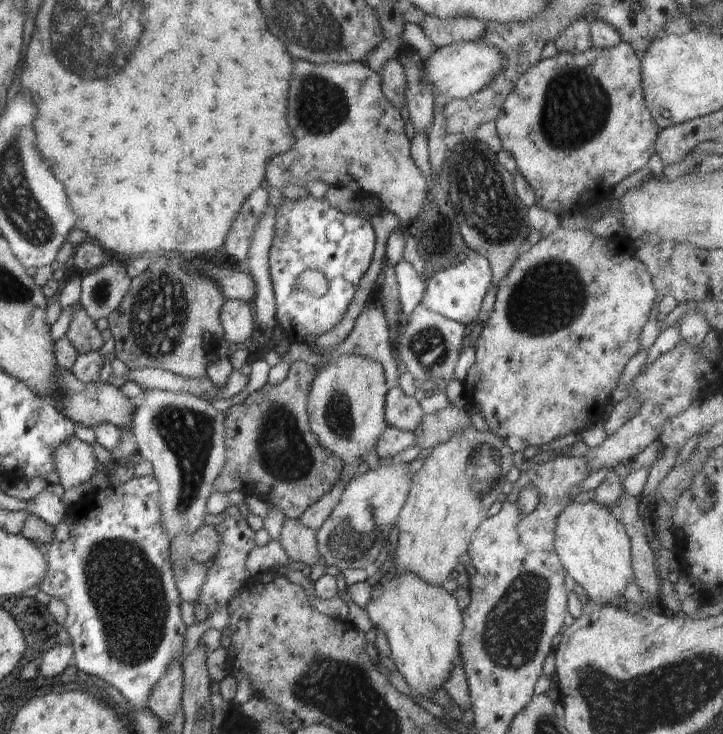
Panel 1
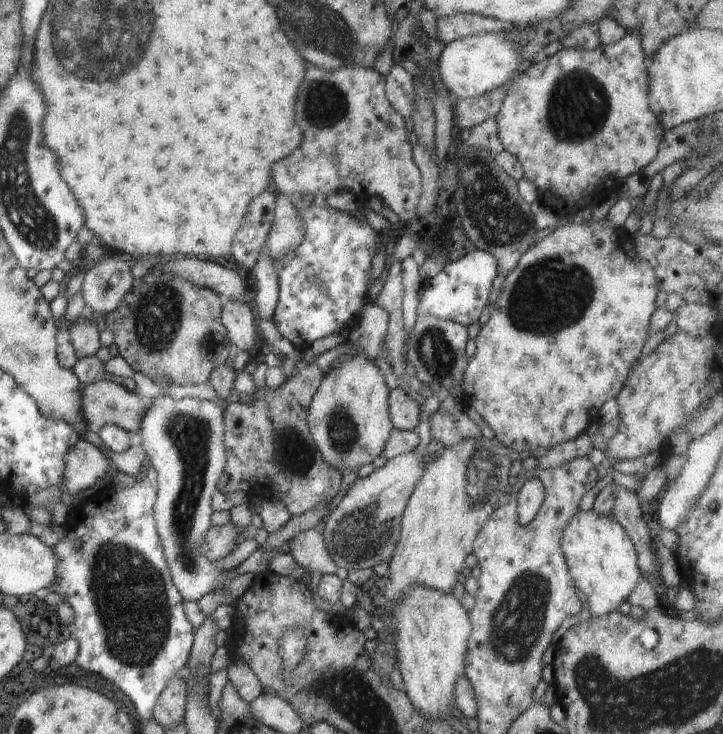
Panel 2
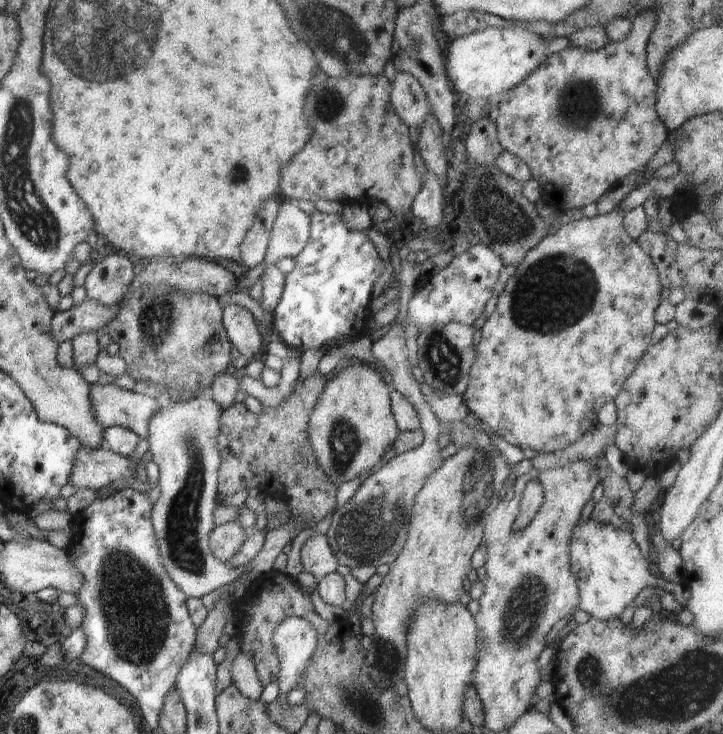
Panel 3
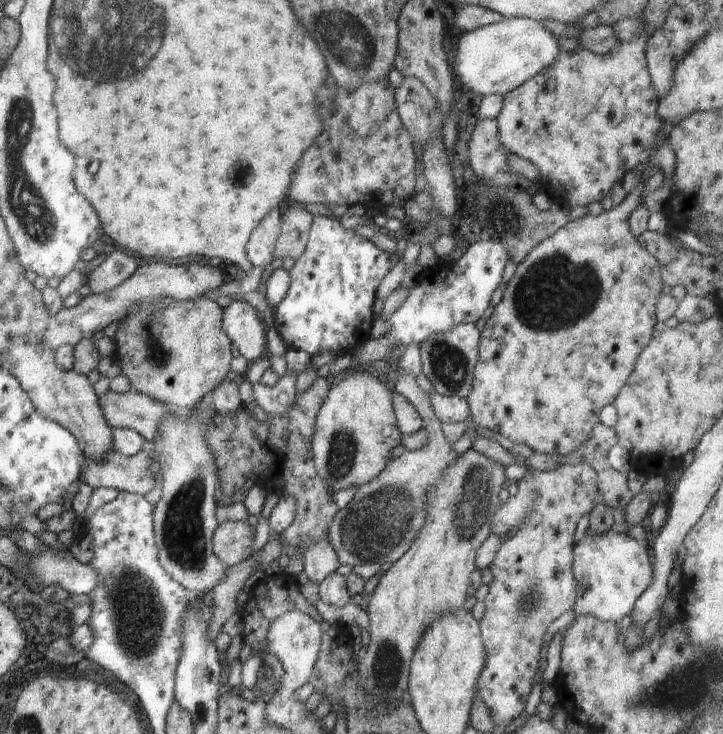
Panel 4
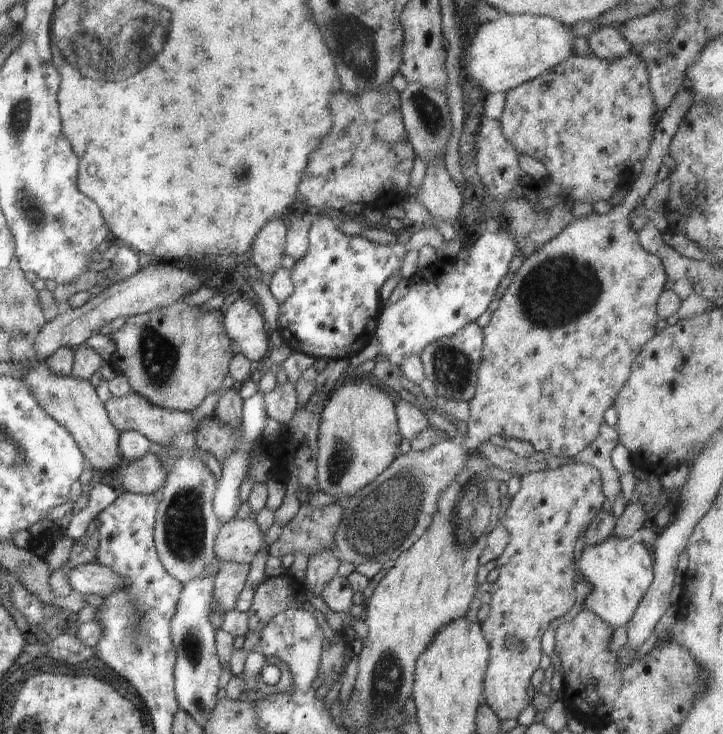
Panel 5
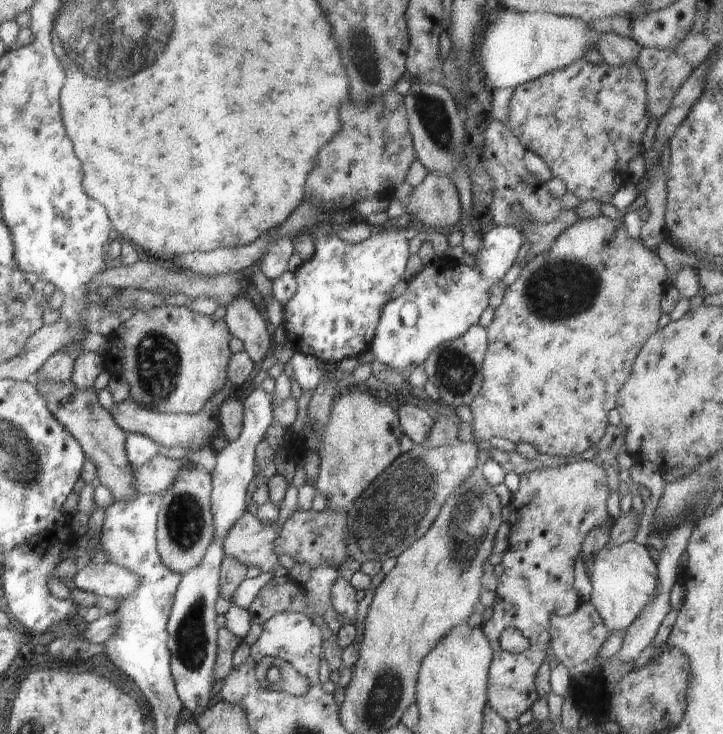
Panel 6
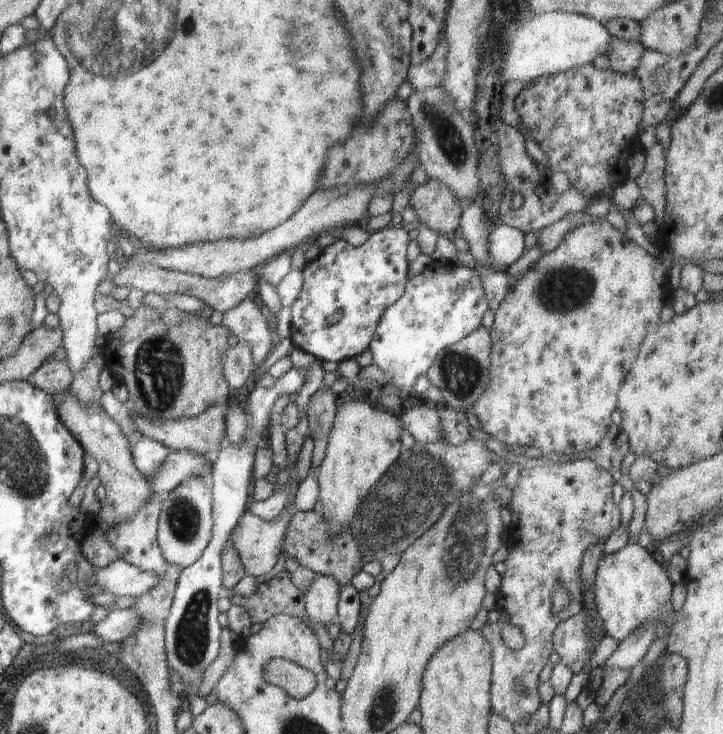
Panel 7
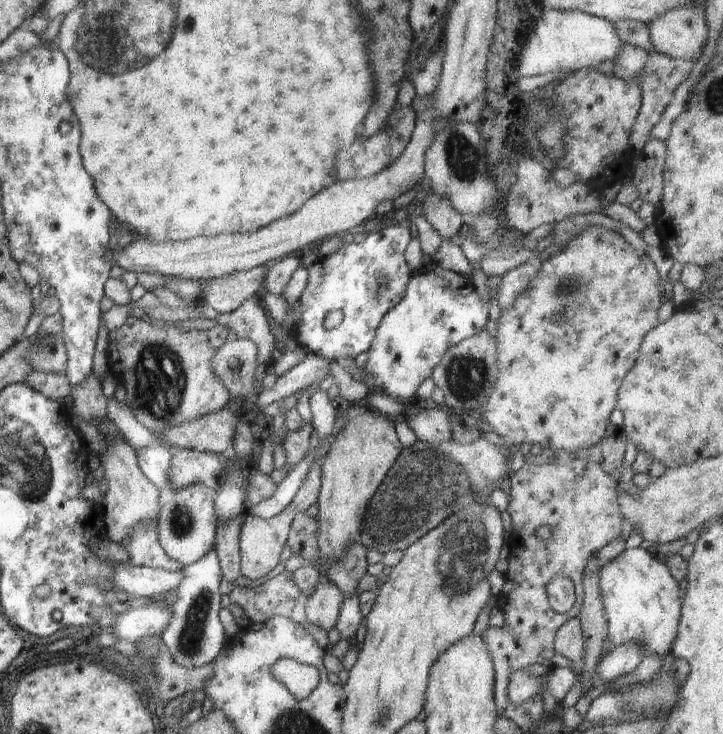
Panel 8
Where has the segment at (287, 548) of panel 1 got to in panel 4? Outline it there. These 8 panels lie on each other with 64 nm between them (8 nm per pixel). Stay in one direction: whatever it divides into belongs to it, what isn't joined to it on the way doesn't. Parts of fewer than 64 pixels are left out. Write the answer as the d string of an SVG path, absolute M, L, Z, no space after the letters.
M328 538L312 543L304 552L303 570L312 582L318 582L336 572L341 565L334 547Z

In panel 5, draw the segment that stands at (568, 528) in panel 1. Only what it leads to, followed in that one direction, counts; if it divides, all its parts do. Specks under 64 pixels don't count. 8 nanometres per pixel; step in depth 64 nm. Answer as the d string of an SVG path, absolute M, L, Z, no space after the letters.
M612 535L600 544L585 546L578 560L578 570L582 578L593 586L583 608L590 609L614 630L626 626L654 580L654 562L650 552L643 542L634 537L614 538Z

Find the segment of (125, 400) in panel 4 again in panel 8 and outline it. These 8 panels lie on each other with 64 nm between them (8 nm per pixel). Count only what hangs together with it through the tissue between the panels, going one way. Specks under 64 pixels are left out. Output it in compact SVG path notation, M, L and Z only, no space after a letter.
M227 405L212 412L206 418L192 420L188 424L176 428L168 428L168 432L157 435L162 442L180 446L181 449L198 450L227 454L232 452L236 426L240 422L235 405Z

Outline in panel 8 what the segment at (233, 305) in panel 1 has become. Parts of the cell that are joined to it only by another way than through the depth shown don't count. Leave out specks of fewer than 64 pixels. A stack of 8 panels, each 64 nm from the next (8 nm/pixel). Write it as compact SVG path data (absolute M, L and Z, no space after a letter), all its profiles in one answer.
M259 296L248 298L232 313L218 313L205 302L194 310L199 317L214 319L216 323L226 324L238 338L249 339L258 348L260 367L270 365L275 351L275 338L270 330L270 324L260 305Z

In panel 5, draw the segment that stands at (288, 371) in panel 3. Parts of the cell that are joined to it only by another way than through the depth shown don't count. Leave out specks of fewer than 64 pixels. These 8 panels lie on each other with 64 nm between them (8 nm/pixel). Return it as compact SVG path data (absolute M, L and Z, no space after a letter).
M292 380L277 384L271 391L262 393L267 416L286 424L299 407Z

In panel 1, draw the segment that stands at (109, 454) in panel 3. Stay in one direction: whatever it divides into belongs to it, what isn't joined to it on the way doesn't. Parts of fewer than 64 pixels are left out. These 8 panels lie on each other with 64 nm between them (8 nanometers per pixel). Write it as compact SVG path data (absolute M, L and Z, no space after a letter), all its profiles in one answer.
M75 435L64 440L55 452L54 460L58 482L63 484L65 490L86 482L94 474L94 450Z

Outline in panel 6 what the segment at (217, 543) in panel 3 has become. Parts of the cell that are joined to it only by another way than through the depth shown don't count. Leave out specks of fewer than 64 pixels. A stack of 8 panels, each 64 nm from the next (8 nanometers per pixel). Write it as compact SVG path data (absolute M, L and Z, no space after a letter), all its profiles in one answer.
M252 509L242 517L224 538L224 555L235 558L247 568L259 568L262 573L272 573L279 564L274 554L274 542L280 536L276 524L262 524Z

